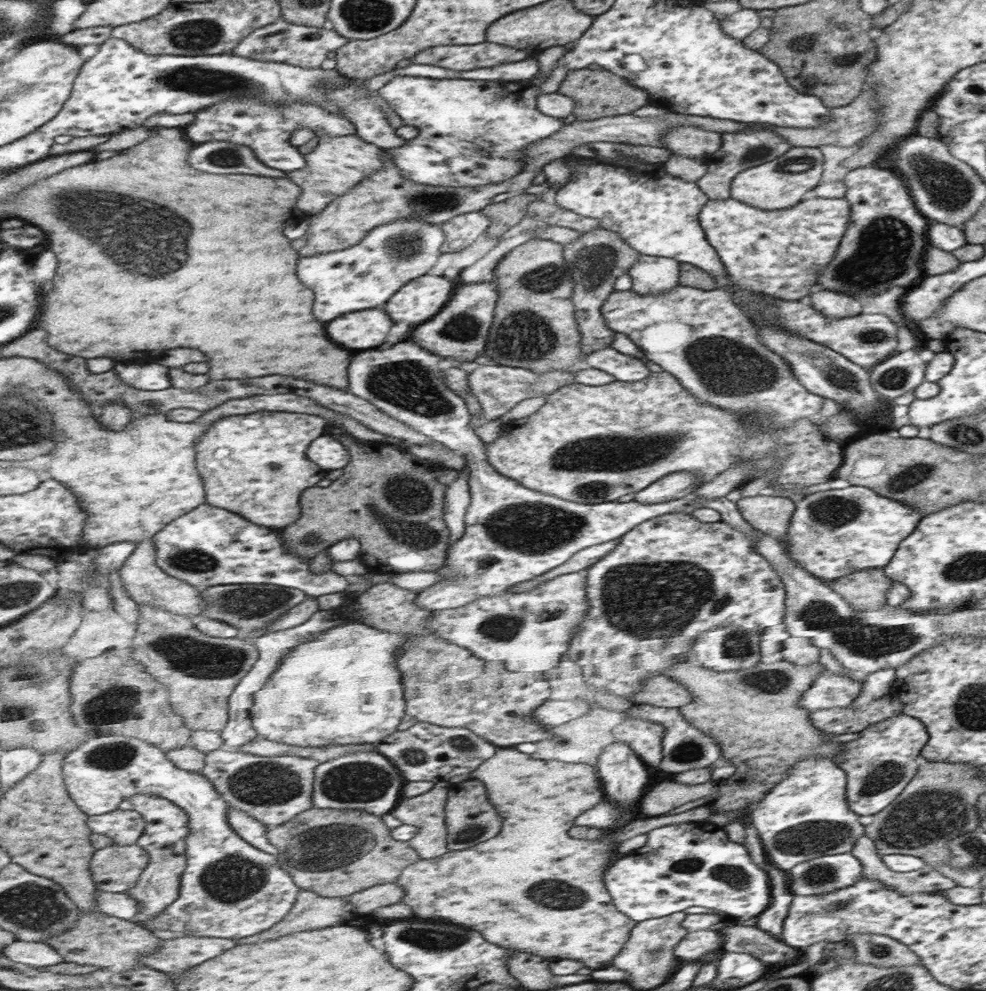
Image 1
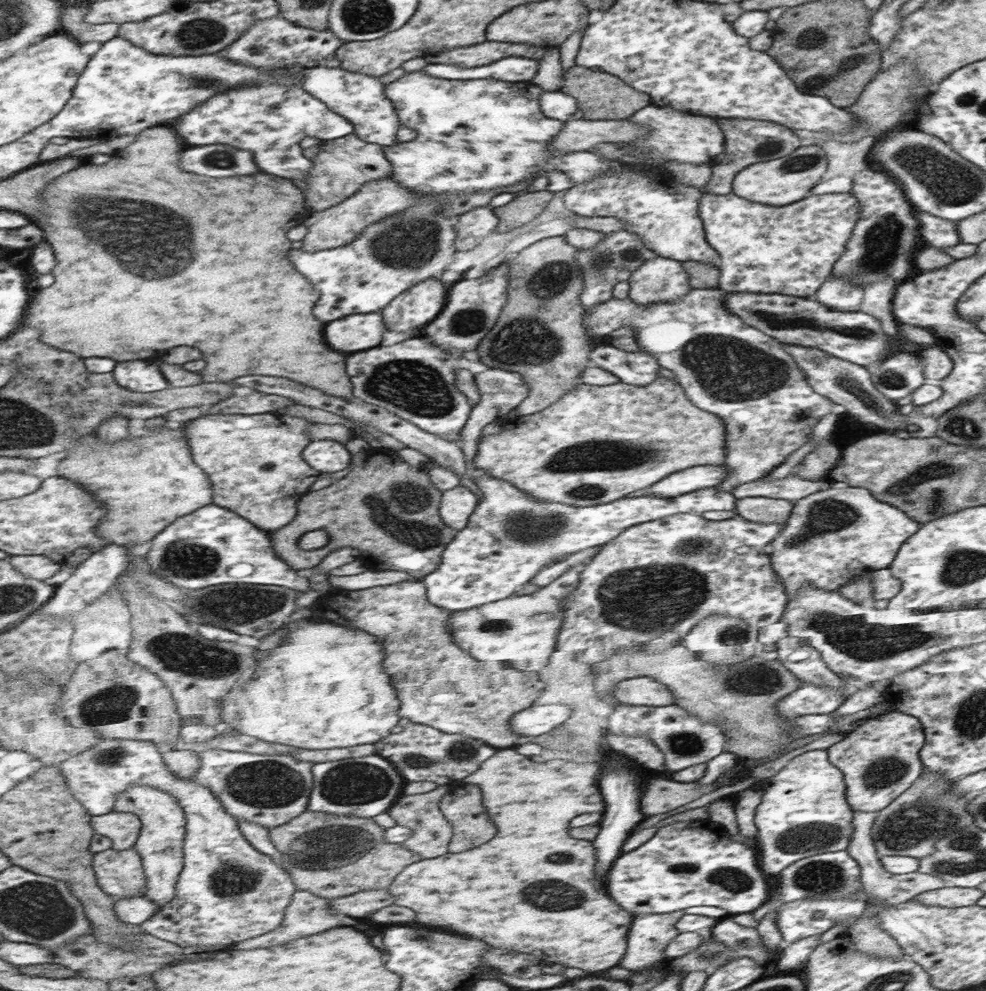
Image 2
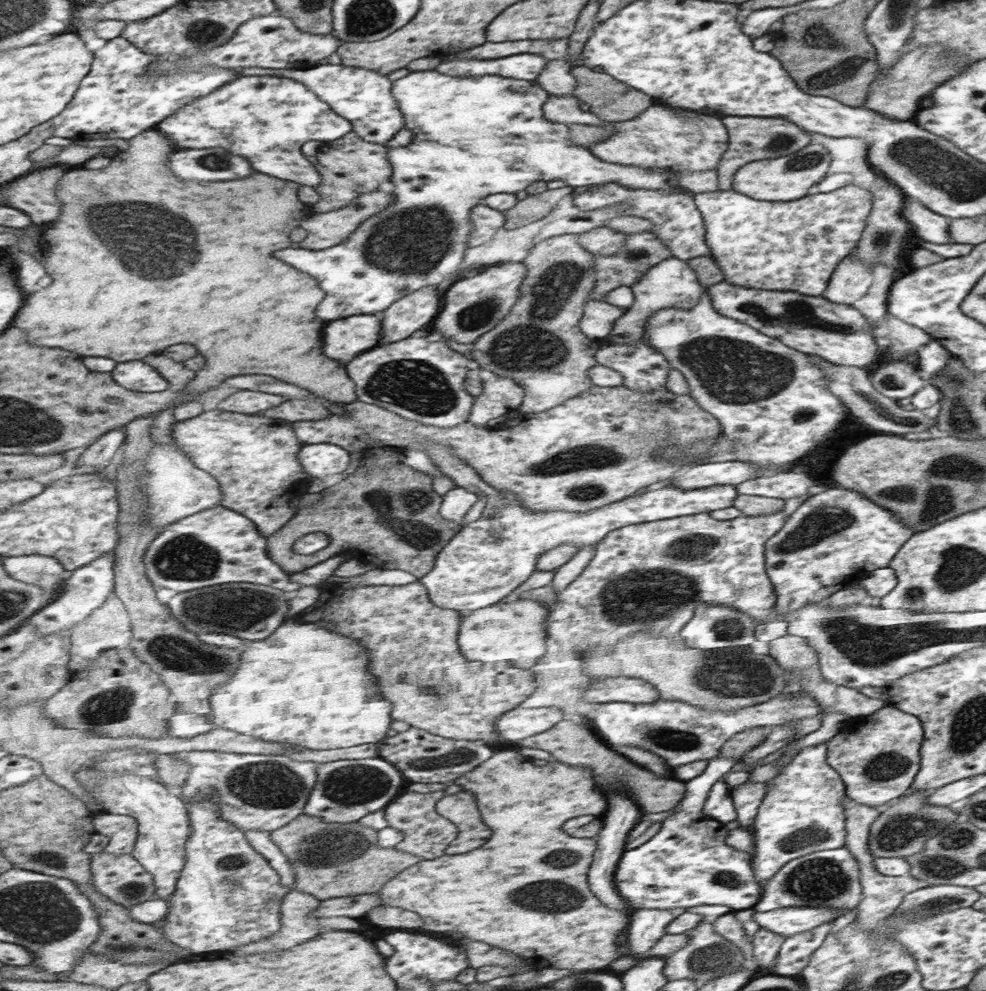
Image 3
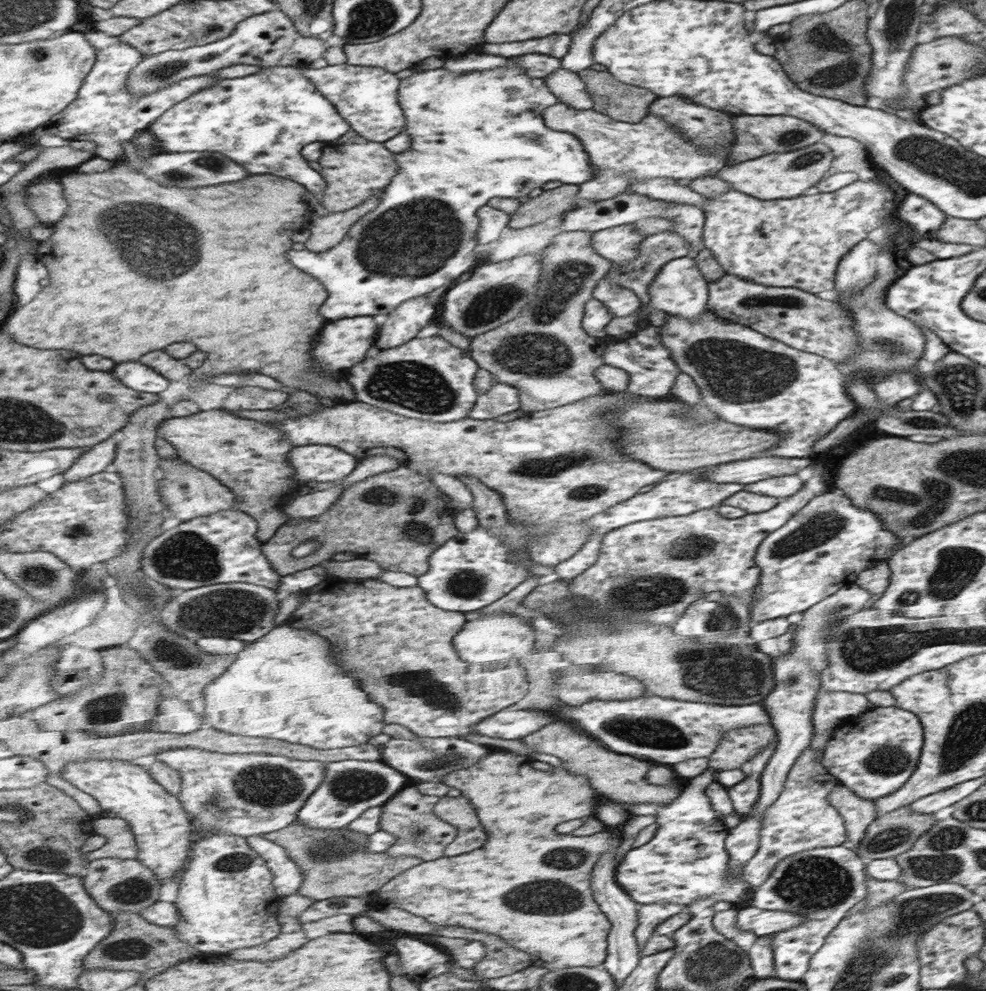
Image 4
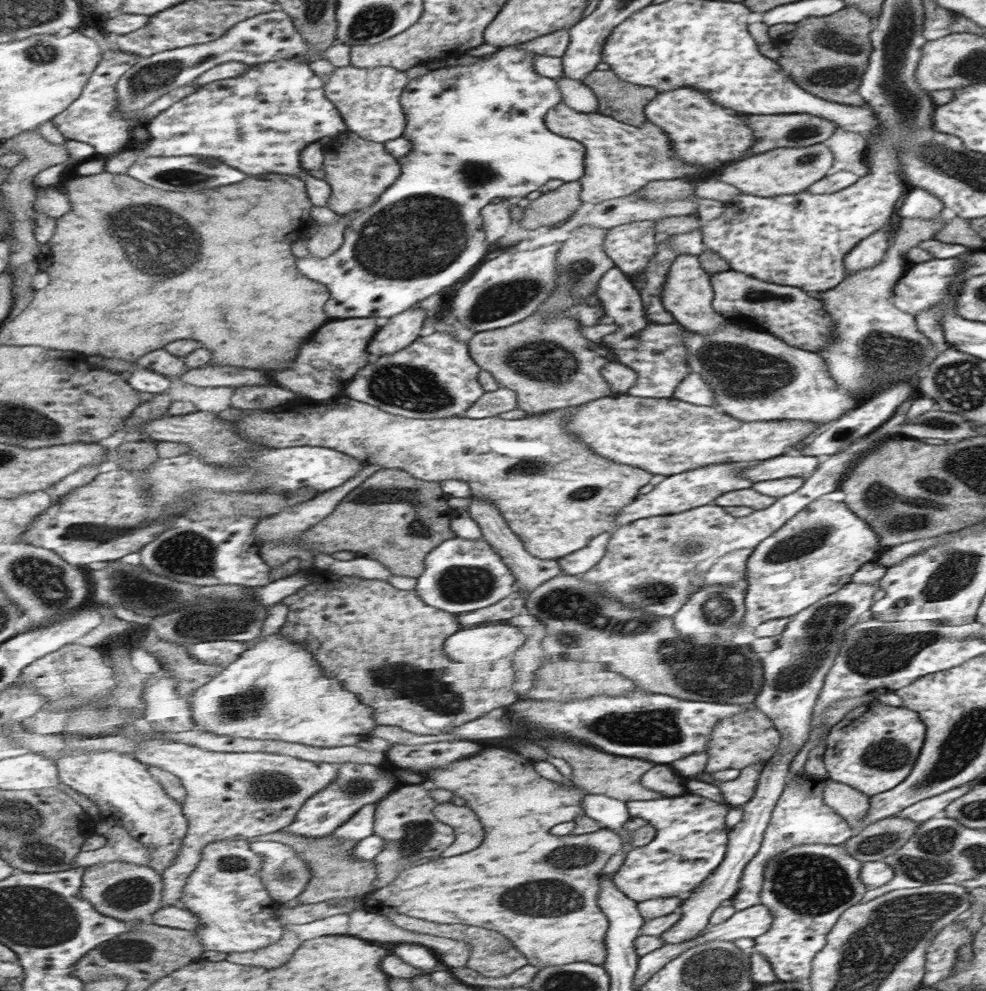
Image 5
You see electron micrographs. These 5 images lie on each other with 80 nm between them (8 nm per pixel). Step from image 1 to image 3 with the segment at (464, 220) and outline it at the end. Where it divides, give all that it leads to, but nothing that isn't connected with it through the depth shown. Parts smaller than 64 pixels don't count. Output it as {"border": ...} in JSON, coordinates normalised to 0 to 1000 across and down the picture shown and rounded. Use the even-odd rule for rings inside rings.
{"border":[[[491,206],[478,212],[479,232],[476,235],[476,250],[492,246],[506,230],[511,228],[511,217]]]}

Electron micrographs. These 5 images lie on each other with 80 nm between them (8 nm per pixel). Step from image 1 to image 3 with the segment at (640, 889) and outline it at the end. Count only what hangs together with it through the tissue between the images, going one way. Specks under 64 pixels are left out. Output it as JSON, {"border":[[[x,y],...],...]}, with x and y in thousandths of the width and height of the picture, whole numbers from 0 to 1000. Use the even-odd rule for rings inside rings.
{"border":[[[721,765],[717,768],[717,772],[715,777],[706,783],[702,787],[699,787],[695,791],[695,802],[689,809],[689,813],[687,815],[683,815],[683,821],[678,823],[678,825],[674,825],[672,829],[670,829],[670,836],[668,836],[668,840],[661,844],[658,848],[654,851],[647,854],[645,857],[634,857],[630,861],[630,865],[628,866],[628,870],[626,870],[626,874],[624,876],[624,880],[622,880],[623,886],[623,895],[627,903],[639,914],[639,916],[646,917],[646,916],[666,916],[668,918],[678,918],[678,917],[686,917],[686,916],[693,916],[694,918],[700,916],[701,914],[709,914],[709,912],[731,912],[731,914],[737,914],[740,917],[740,920],[746,920],[748,918],[756,918],[757,916],[763,916],[764,913],[767,912],[768,909],[771,908],[770,906],[770,892],[768,892],[767,885],[764,883],[763,880],[763,869],[762,864],[760,861],[756,859],[748,859],[744,856],[738,855],[735,852],[735,845],[738,843],[740,839],[737,834],[735,834],[731,829],[727,829],[726,827],[719,826],[716,822],[714,817],[711,817],[713,814],[713,810],[715,805],[718,803],[716,802],[717,799],[721,796],[721,791],[724,791],[726,787],[732,785],[733,781],[737,781],[737,779],[745,776],[746,773],[743,769],[749,770],[749,768],[741,767],[741,765]]]}

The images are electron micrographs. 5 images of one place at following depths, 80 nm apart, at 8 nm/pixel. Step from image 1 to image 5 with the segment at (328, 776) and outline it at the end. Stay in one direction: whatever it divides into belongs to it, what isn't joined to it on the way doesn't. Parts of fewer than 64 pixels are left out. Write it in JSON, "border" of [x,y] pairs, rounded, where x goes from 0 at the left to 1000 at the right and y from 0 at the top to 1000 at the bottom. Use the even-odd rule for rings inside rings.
{"border":[[[344,771],[339,775],[341,784],[338,791],[313,805],[300,823],[299,829],[285,839],[291,839],[311,846],[331,845],[348,834],[367,813],[382,811],[384,807],[403,796],[406,787],[399,781],[384,777],[376,771]]]}

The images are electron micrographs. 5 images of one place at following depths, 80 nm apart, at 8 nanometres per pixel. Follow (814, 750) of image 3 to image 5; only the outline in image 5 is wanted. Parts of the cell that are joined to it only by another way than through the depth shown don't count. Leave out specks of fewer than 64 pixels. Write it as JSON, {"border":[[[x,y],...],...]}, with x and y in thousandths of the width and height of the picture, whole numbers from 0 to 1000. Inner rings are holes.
{"border":[[[816,780],[808,782],[794,795],[794,799],[781,819],[771,855],[762,869],[754,876],[748,897],[741,906],[741,914],[746,919],[770,913],[770,900],[774,894],[776,874],[791,860],[803,854],[818,852],[853,853],[866,843],[864,835],[835,809],[835,798],[836,786],[822,784]]]}

